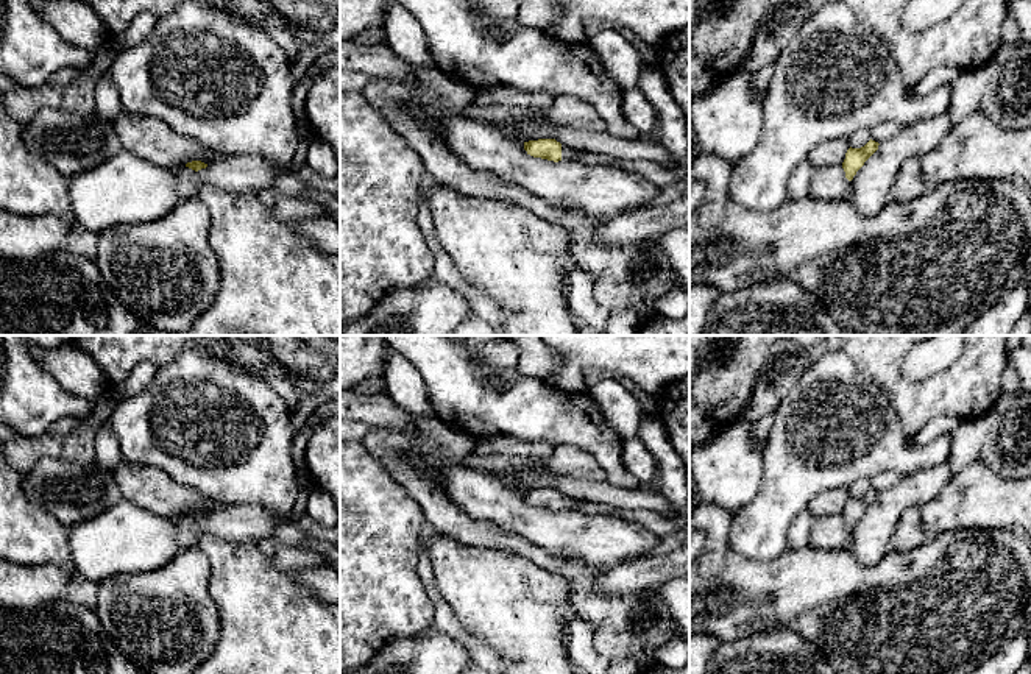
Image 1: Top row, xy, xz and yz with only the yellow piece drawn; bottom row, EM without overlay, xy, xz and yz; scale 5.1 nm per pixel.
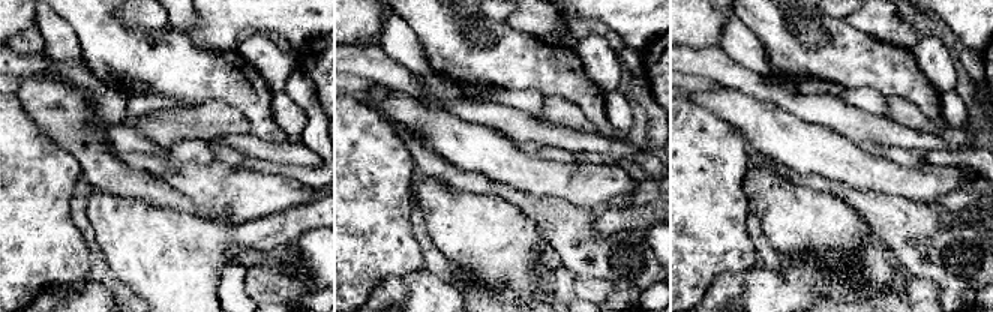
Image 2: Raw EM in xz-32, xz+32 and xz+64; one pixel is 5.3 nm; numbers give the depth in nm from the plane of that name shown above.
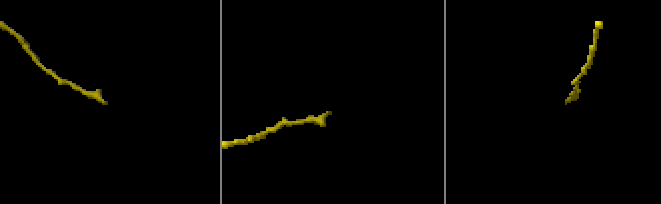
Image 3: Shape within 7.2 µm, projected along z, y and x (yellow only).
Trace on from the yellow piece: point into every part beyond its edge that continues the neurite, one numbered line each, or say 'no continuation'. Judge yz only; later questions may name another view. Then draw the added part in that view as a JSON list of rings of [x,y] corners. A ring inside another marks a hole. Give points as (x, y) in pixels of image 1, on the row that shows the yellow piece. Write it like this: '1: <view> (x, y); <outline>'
no continuation

